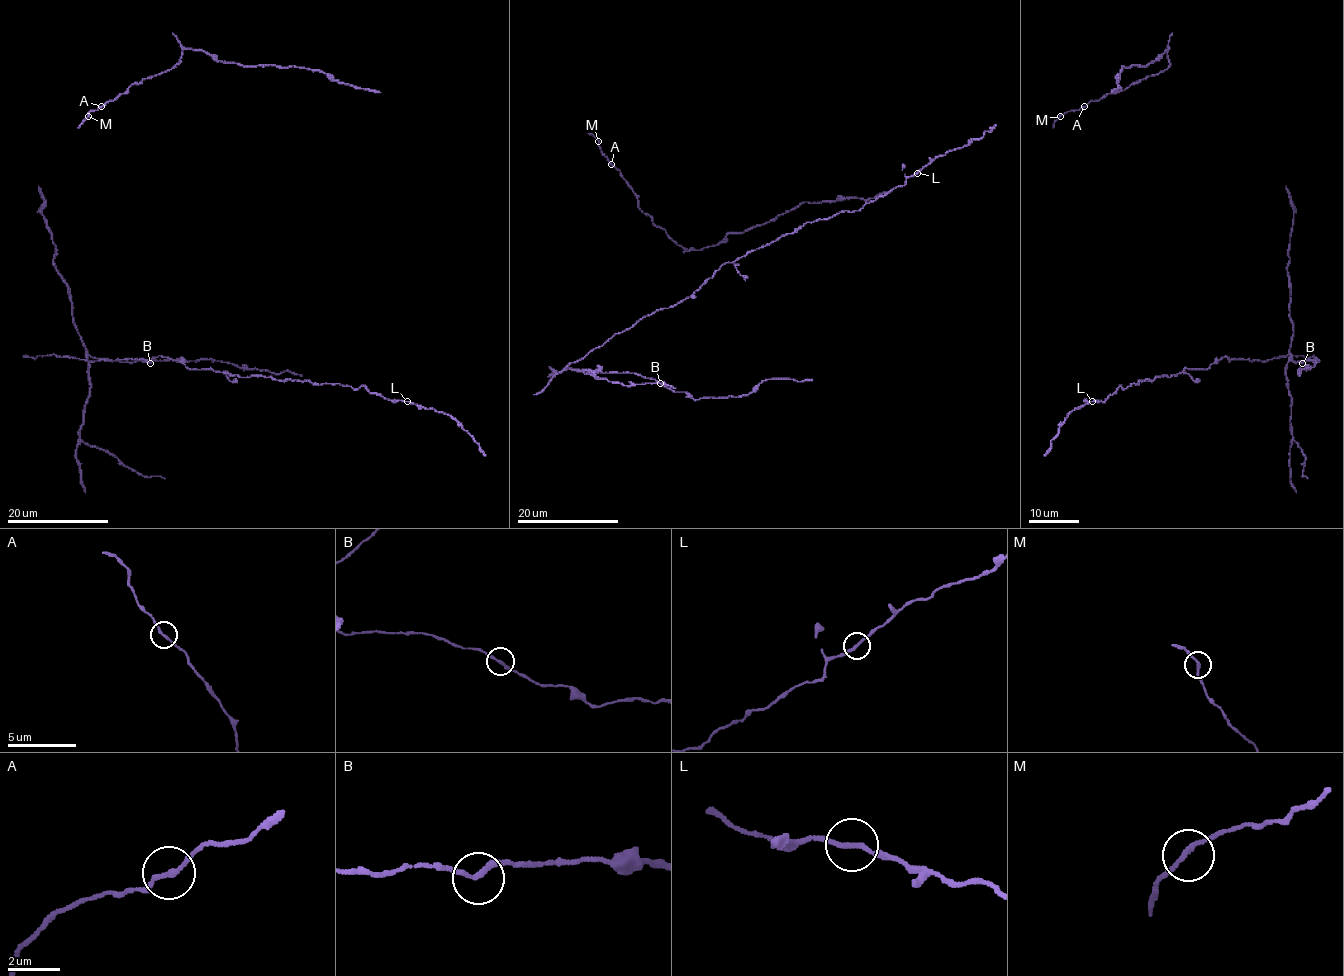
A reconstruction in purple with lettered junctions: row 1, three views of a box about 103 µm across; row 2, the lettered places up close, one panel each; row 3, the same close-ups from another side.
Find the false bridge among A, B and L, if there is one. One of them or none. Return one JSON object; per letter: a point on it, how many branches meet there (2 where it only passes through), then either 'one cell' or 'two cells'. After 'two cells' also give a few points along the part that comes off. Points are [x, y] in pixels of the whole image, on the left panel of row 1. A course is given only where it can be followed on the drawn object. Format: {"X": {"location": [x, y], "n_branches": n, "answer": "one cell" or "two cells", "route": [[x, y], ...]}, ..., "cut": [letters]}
{"A": {"location": [101, 106], "n_branches": 2, "answer": "one cell"}, "B": {"location": [150, 363], "n_branches": 2, "answer": "one cell"}, "L": {"location": [407, 401], "n_branches": 2, "answer": "one cell"}, "cut": []}

